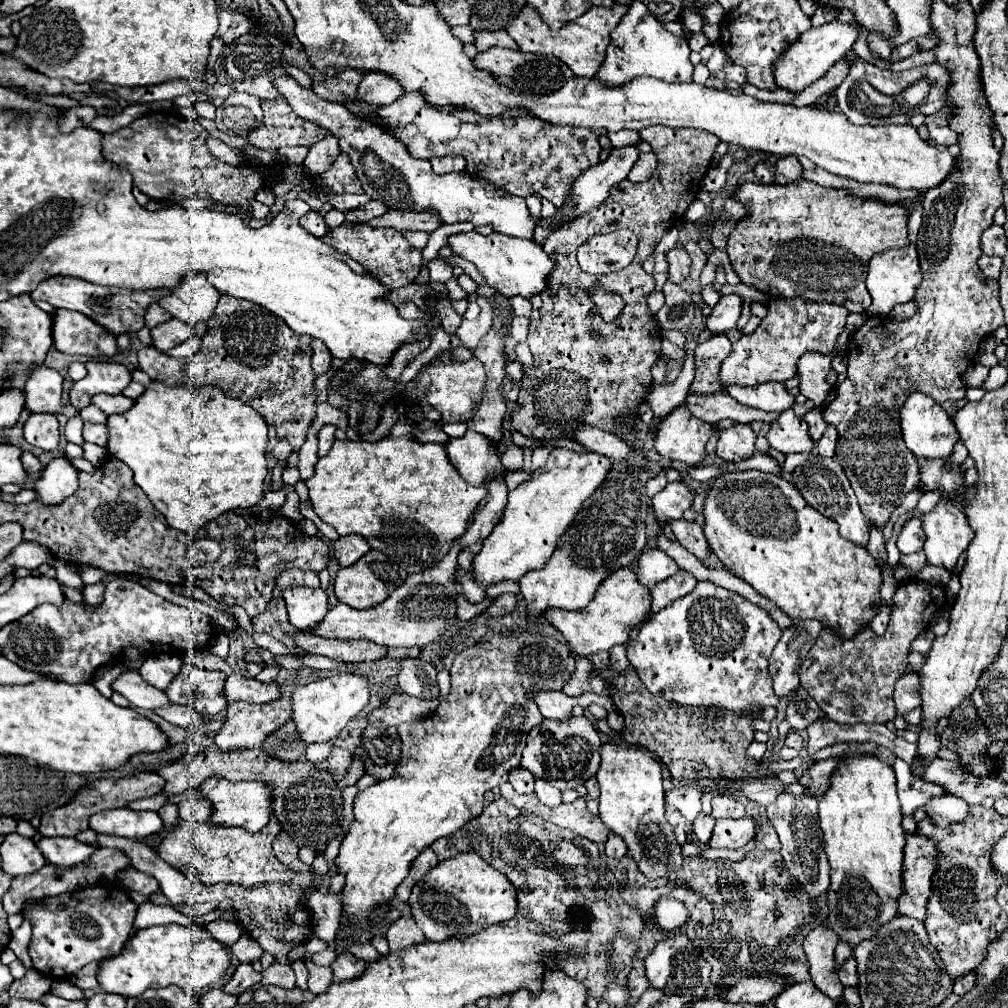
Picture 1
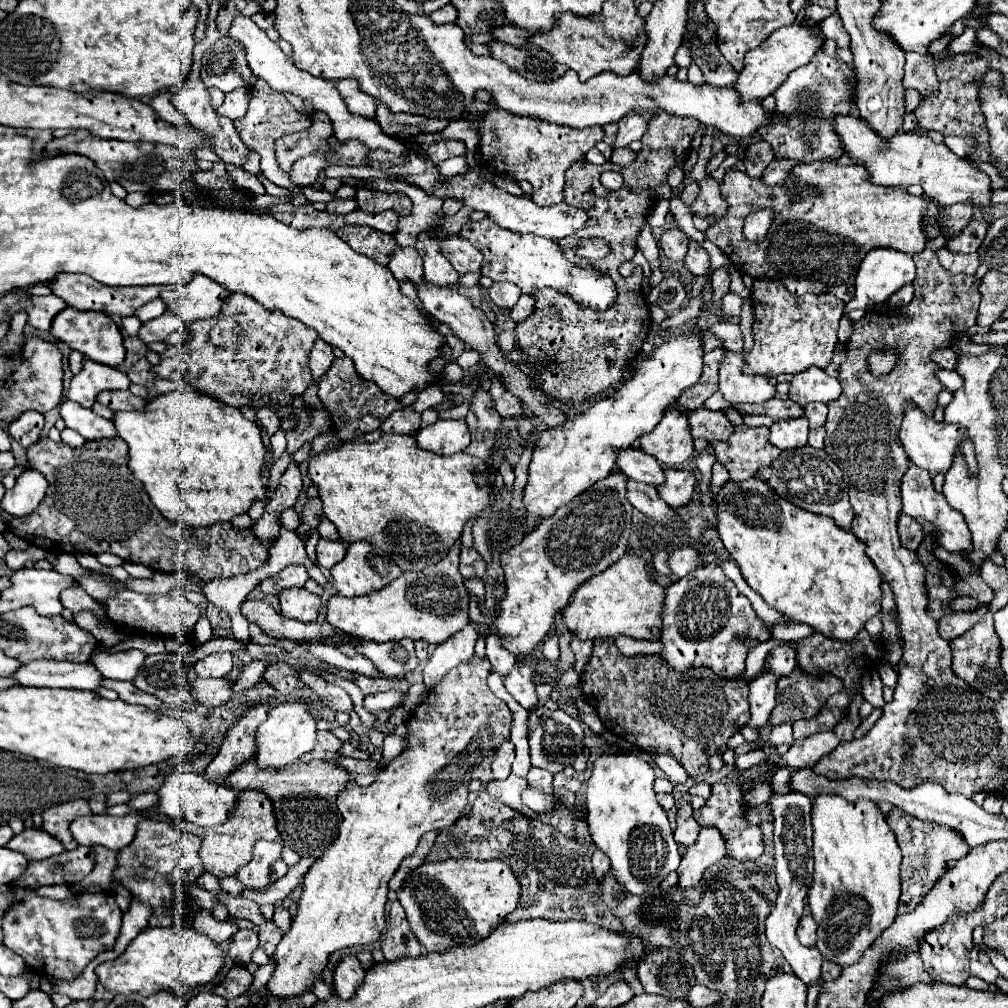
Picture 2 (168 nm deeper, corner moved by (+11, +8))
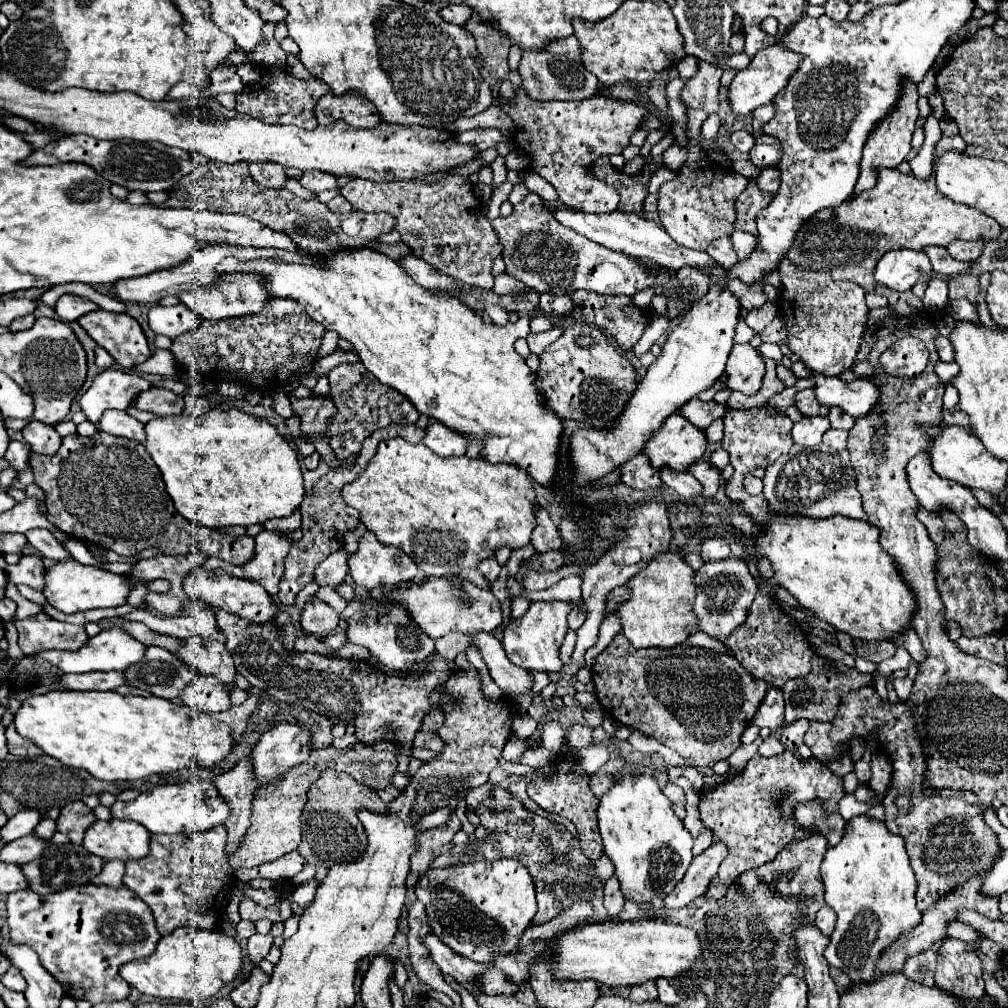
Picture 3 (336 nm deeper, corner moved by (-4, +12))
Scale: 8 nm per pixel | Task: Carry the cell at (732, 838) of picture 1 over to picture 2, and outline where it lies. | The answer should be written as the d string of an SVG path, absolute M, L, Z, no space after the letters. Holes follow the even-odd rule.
M705 826L699 832L699 838L695 840L695 844L691 844L687 848L687 854L683 856L677 874L679 874L679 886L681 888L689 888L695 886L703 872L715 864L717 860L721 860L727 854L727 840L723 838L723 834L715 828L715 826Z

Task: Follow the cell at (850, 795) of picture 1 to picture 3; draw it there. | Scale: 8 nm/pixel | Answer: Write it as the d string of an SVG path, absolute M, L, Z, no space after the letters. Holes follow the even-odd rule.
M856 816L846 822L840 844L828 848L822 862L822 880L826 886L826 904L838 914L824 958L852 982L870 982L876 978L876 962L882 952L922 922L914 898L916 880L904 840L888 832L884 822Z

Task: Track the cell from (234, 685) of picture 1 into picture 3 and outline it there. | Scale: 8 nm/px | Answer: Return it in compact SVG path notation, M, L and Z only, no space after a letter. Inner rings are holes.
M196 676L196 680L192 680L178 698L200 712L222 712L232 706L228 690L230 688L224 688L224 684L212 680L210 676Z

